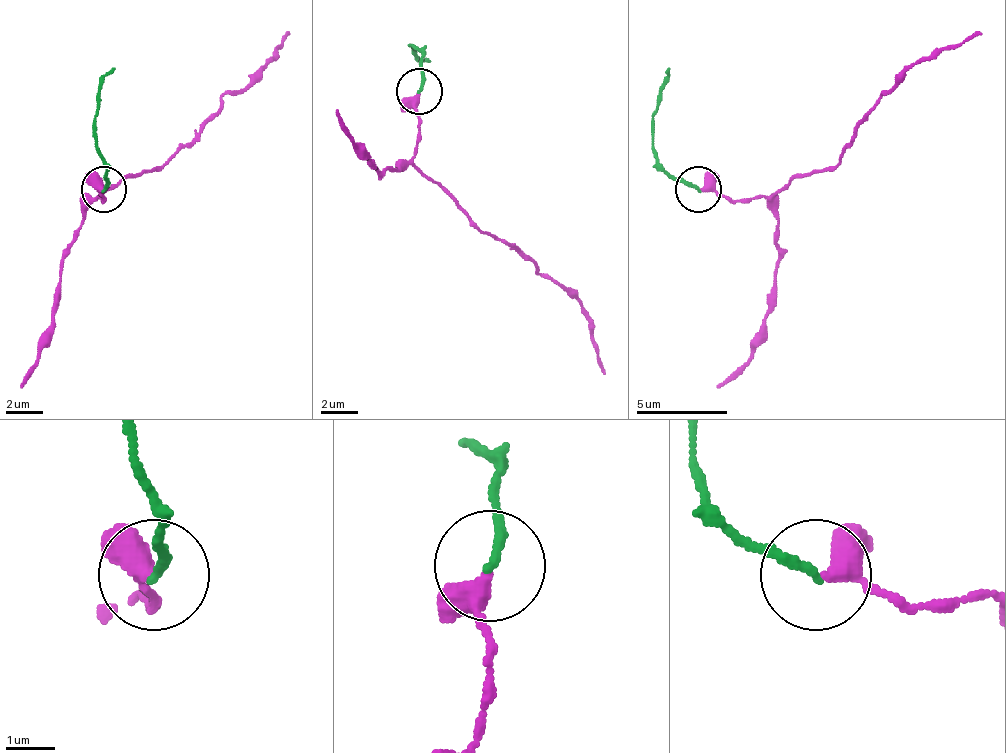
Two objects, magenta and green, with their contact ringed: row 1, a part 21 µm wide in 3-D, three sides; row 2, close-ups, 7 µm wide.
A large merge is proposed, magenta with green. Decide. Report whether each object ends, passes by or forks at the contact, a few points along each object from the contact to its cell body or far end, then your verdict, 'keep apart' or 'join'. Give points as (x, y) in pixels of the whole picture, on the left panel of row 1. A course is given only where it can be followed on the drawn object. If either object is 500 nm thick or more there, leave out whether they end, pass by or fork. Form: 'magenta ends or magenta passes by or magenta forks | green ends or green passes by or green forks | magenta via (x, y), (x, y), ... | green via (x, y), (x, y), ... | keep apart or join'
magenta passes by | green ends | magenta via (105, 190), (105, 199), (96, 199), (123, 176), (155, 172), (265, 67), (288, 35) | green via (105, 190), (105, 167), (96, 149), (100, 85), (114, 67) | join

